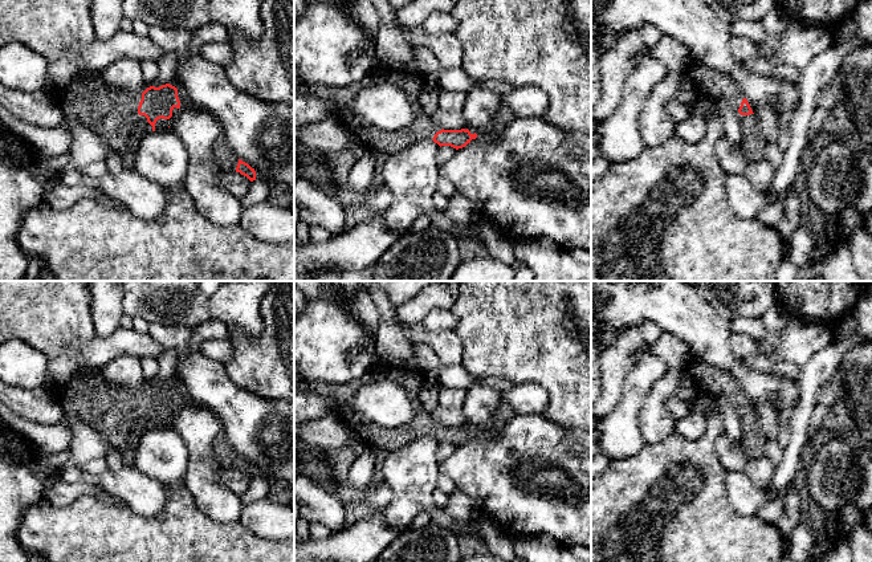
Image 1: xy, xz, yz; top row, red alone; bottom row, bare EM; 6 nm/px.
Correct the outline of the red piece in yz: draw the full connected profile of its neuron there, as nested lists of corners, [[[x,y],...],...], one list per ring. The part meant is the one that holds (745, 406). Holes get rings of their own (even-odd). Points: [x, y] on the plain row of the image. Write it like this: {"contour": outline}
{"contour": [[[705,362],[701,365],[685,363],[684,371],[690,376],[694,386],[704,383],[714,396],[725,396],[728,399],[741,418],[742,443],[749,459],[763,456],[766,437],[758,427],[755,412],[747,396],[732,374]]]}

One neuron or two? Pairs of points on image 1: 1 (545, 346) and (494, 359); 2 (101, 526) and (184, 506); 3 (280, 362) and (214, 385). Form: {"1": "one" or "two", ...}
{"1": "one", "2": "one", "3": "two"}

